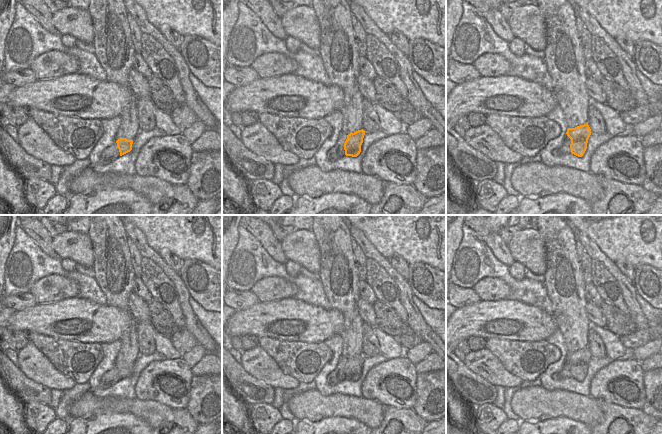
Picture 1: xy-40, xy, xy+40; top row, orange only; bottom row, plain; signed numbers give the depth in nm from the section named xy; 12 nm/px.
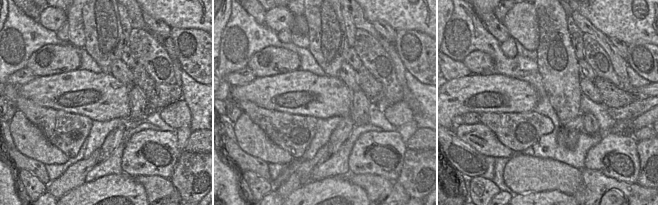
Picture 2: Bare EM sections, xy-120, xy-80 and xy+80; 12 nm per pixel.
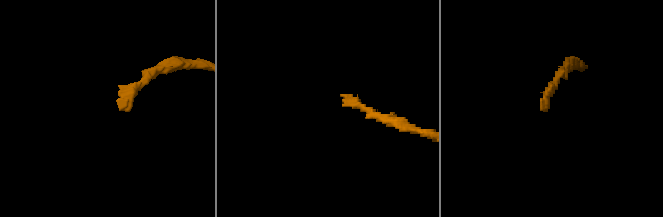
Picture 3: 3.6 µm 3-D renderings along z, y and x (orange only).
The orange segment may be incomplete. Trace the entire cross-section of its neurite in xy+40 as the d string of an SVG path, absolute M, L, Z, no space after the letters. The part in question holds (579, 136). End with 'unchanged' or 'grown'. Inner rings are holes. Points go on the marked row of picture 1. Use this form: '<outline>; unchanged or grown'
M587 123L575 128L568 128L563 144L559 149L554 149L552 155L562 156L572 153L578 157L582 157L587 149L591 133L591 129Z; grown

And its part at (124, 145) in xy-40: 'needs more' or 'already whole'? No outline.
needs more

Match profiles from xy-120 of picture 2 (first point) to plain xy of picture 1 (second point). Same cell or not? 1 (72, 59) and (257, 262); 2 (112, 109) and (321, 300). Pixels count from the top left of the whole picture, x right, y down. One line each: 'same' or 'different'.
1: different
2: different

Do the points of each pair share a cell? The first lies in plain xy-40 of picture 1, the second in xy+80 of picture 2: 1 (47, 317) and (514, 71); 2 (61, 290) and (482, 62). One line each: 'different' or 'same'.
1: different
2: same

